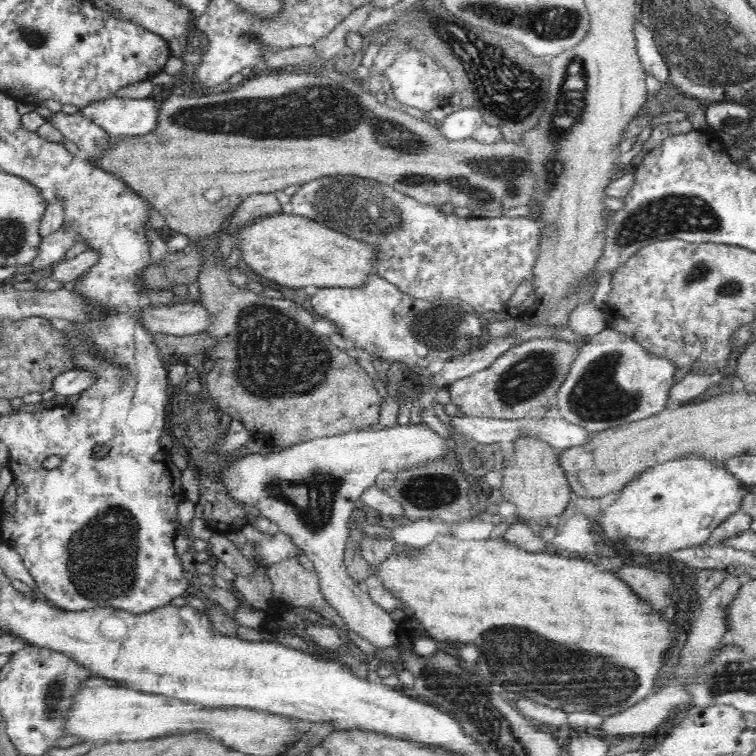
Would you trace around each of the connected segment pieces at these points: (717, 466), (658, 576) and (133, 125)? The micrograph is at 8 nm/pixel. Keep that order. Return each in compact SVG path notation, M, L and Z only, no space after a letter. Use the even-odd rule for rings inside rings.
M690 453L678 460L666 461L645 469L640 476L636 476L636 479L630 480L630 484L622 488L618 499L603 507L596 520L614 545L622 544L628 552L660 556L660 560L666 560L670 551L710 541L712 531L726 518L740 511L749 486L730 472L730 469L726 469L723 461Z
M622 566L615 574L632 592L636 593L642 602L650 606L654 614L662 614L673 604L668 594L668 588L673 583L670 575L665 572L650 570L644 566Z
M114 96L90 103L78 112L102 126L113 138L150 135L159 128L160 107L151 98L132 100Z

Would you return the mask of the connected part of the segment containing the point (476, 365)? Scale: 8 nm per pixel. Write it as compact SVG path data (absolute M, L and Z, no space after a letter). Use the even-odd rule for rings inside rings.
M500 336L498 340L492 340L488 346L474 354L466 353L466 356L455 357L445 361L445 365L439 373L432 377L433 386L437 390L449 390L450 386L457 380L472 376L474 372L488 368L503 352L510 350L516 344L514 336Z

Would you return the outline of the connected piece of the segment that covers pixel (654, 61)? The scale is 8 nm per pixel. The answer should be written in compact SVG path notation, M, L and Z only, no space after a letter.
M635 20L632 25L632 32L636 41L637 55L644 70L650 76L654 76L660 83L667 84L669 72L667 71L667 66L663 61L662 55L659 54L655 47L651 30L642 21Z

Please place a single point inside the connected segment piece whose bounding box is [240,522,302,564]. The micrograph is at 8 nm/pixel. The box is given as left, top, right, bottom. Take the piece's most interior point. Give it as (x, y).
(273, 549)

